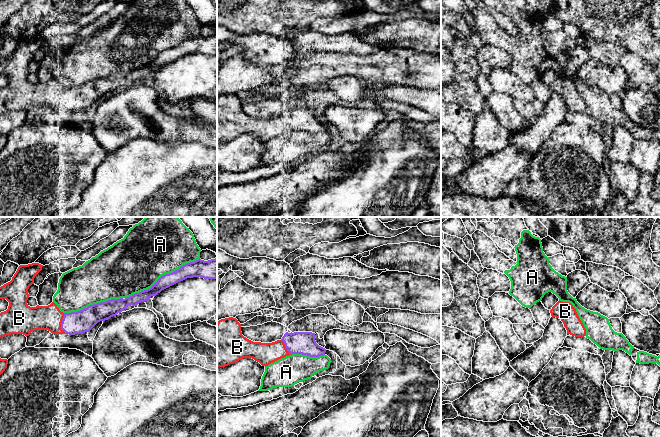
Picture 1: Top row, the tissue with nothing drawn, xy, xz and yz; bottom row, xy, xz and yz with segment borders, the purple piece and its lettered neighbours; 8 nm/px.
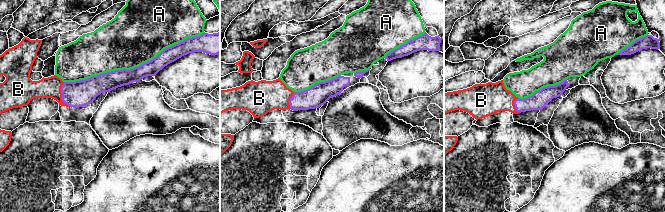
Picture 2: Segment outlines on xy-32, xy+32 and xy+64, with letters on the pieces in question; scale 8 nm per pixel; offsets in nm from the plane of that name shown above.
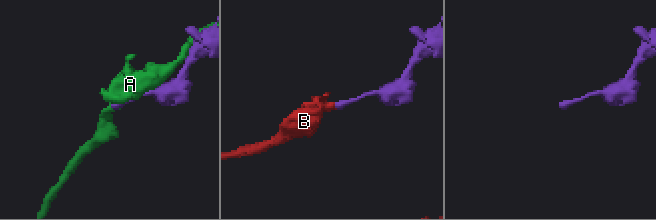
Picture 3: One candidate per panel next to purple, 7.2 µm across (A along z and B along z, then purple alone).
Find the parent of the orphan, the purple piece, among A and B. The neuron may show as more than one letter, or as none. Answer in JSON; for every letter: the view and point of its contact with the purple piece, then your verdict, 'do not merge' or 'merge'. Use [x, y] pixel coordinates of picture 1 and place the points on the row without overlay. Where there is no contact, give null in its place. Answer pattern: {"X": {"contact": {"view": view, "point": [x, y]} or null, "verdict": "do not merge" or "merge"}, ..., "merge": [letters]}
{"A": {"contact": {"view": "xy", "point": [163, 51]}, "verdict": "do not merge"}, "B": {"contact": {"view": "xy", "point": [61, 99]}, "verdict": "merge"}, "merge": ["B"]}

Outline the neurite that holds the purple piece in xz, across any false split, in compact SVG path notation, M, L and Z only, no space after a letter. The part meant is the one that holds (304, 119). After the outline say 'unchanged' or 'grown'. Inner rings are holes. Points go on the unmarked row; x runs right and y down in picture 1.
M236 94L217 98L217 143L228 142L243 134L252 134L266 143L292 130L319 133L325 128L326 125L316 119L312 108L286 108L281 116L261 119L244 113Z | grown

